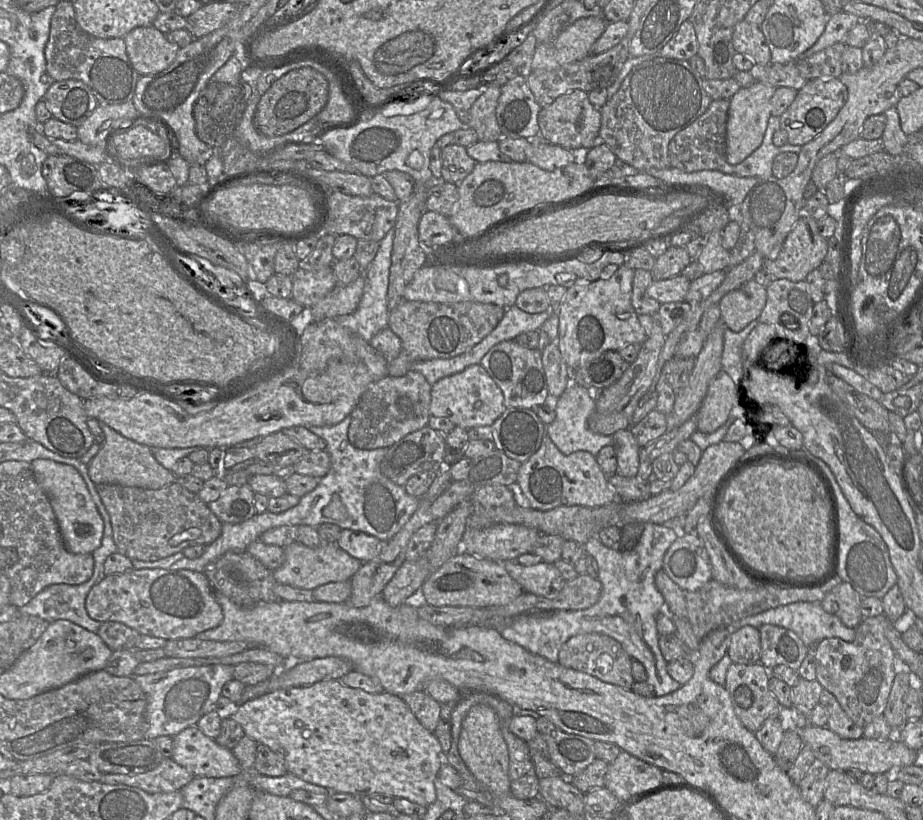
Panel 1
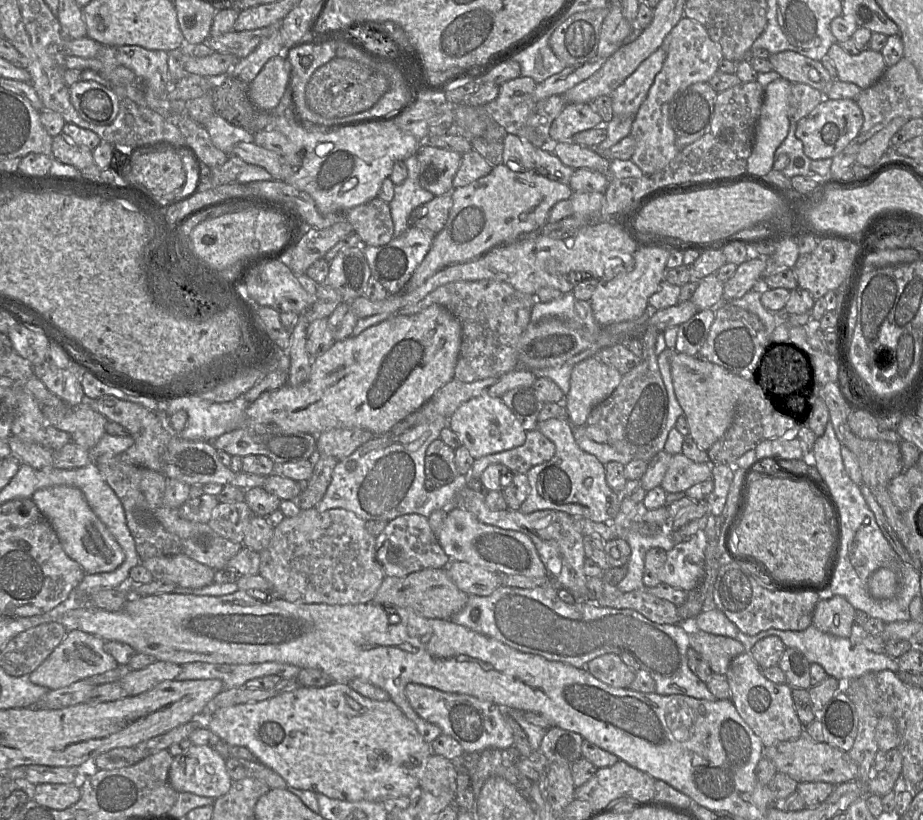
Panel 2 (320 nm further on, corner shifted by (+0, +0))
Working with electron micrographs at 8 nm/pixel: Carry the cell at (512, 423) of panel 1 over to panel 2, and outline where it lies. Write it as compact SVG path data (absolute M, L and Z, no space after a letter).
M539 430L526 431L523 445L475 459L470 476L480 479L483 471L491 464L503 464L513 472L526 474L533 466L550 460L554 454L554 443Z

